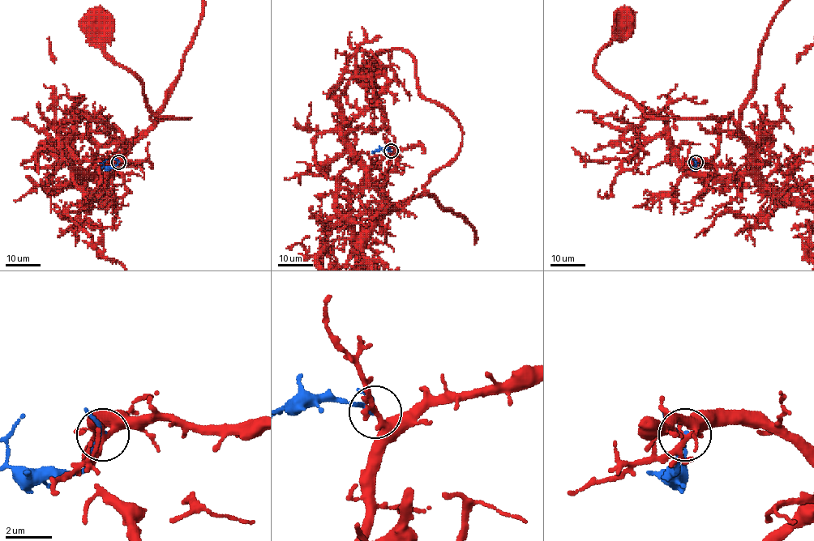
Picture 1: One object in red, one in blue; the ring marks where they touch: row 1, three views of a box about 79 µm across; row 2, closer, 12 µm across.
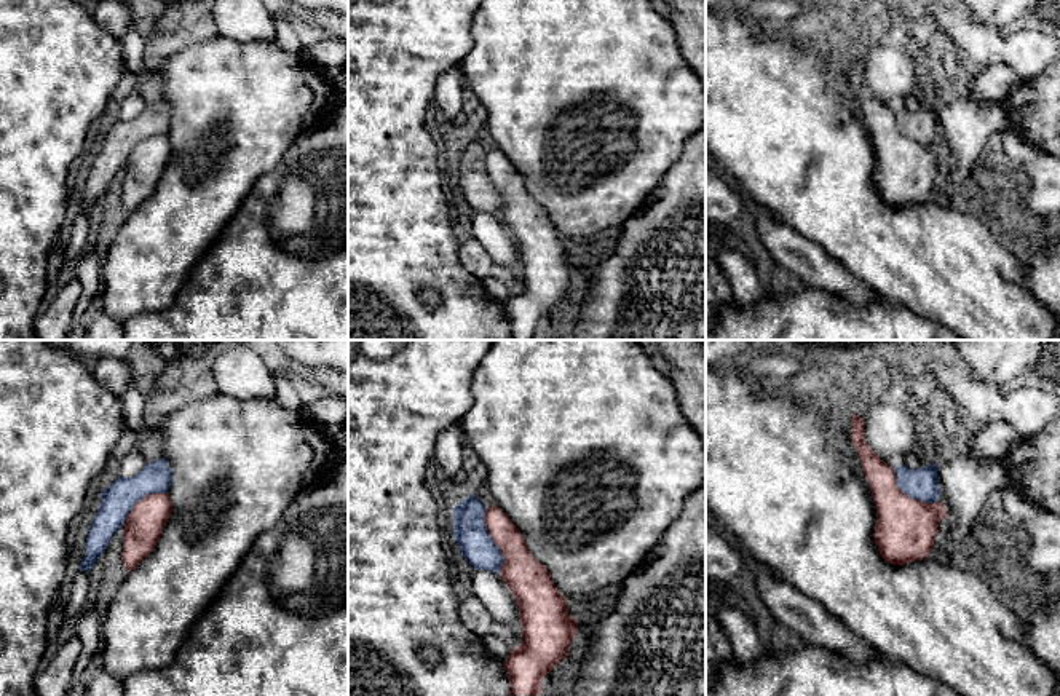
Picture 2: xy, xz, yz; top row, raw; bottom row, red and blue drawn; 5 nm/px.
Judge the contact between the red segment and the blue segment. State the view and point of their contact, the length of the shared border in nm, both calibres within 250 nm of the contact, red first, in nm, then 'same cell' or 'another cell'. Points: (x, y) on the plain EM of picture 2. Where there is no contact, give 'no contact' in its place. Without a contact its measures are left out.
xz (494, 184) | 320 nm | 200/180 nm | another cell

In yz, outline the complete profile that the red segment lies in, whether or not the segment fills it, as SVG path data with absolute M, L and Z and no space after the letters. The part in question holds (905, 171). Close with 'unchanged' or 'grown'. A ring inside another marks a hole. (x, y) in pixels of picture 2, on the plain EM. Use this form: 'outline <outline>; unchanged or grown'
outline M854 56L851 86L856 89L876 152L875 187L881 200L892 208L923 203L934 190L939 164L948 160L937 142L924 145L905 137L889 110L865 85L864 62Z; unchanged

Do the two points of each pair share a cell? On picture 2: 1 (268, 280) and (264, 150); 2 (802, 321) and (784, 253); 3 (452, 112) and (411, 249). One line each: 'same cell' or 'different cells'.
1: different cells
2: different cells
3: different cells

